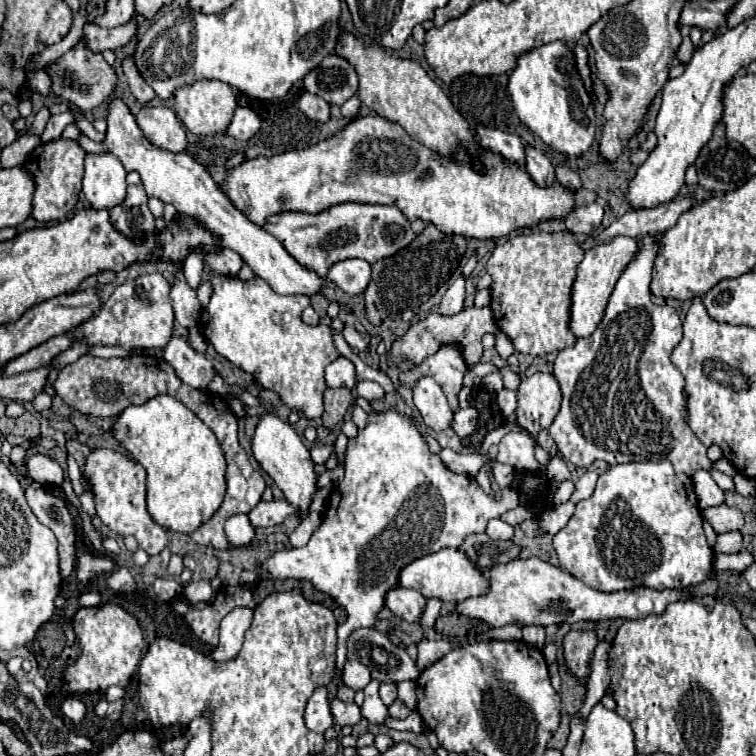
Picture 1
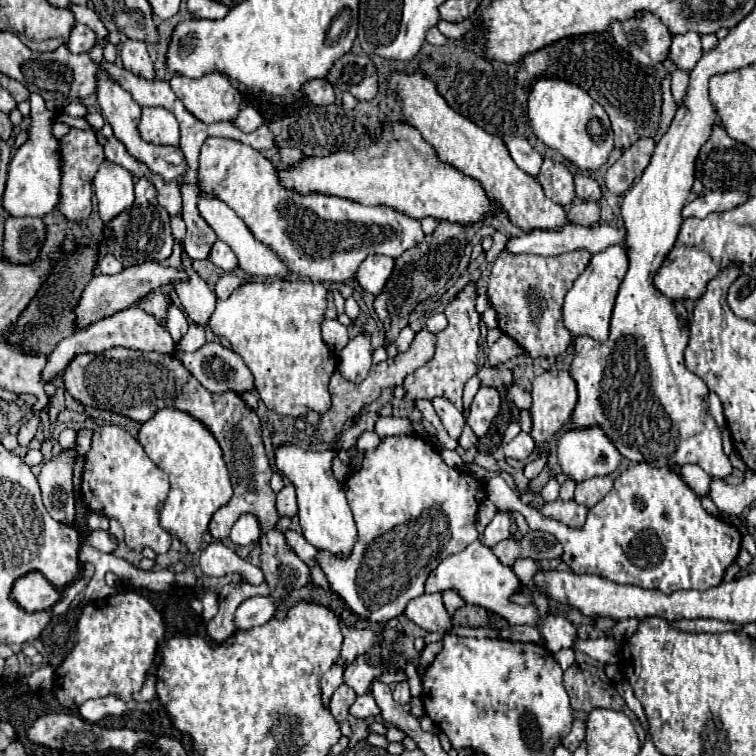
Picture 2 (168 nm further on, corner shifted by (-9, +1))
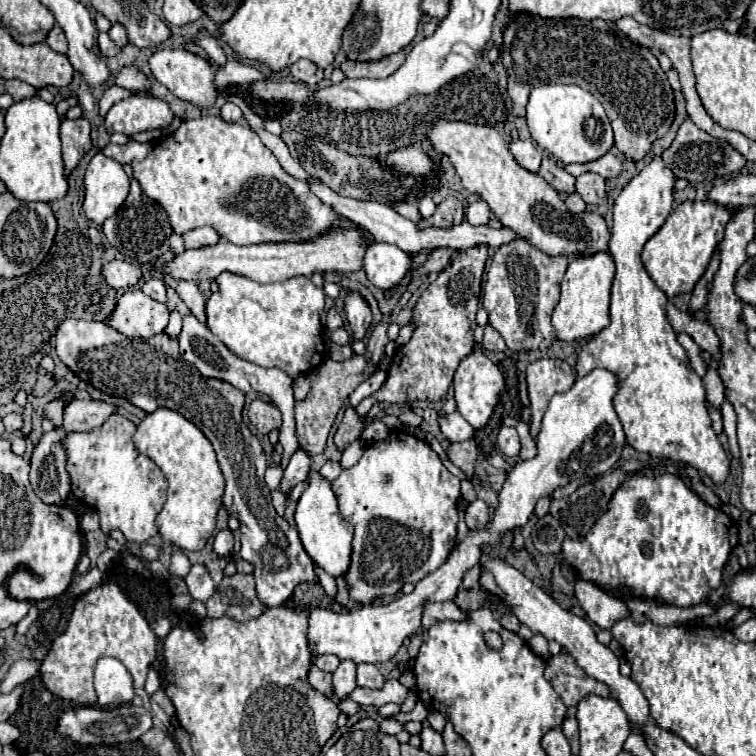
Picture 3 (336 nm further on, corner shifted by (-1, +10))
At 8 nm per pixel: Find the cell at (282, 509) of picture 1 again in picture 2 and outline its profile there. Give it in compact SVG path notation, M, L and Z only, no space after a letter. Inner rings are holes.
M288 484L288 486L284 486L280 490L280 494L276 498L276 510L278 510L280 518L296 516L298 508L296 508L296 494L294 494L294 486L292 484Z

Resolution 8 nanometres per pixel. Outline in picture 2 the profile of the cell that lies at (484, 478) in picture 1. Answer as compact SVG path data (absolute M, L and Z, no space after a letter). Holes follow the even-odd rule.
M640 462L636 466L622 470L614 478L614 488L598 504L588 508L586 522L580 528L566 526L552 518L544 518L536 508L522 504L500 474L486 482L486 496L498 510L520 512L532 530L544 530L554 534L564 550L562 562L566 562L574 574L594 574L616 584L654 588L664 594L672 594L676 590L686 588L708 590L712 586L718 586L722 582L726 568L736 560L742 544L742 534L738 532L738 528L730 522L722 522L722 518L710 516L702 508L698 494L682 480L682 476L676 470L668 466L656 468L650 466L648 462Z

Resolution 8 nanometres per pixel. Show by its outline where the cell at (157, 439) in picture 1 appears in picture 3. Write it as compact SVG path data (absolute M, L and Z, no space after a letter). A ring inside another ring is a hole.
M156 409L138 425L134 445L140 453L148 455L168 479L168 499L156 517L162 541L168 541L184 551L204 549L216 529L216 513L222 507L224 493L224 477L212 443L194 423L176 411Z

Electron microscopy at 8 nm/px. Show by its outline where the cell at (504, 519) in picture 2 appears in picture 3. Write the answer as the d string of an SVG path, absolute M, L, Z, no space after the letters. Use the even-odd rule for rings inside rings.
M480 499L472 501L472 503L466 507L466 511L464 511L464 519L466 519L466 525L468 525L470 529L478 529L478 527L486 525L486 521L490 519L490 515L488 515L488 505L486 505L484 501L480 501Z

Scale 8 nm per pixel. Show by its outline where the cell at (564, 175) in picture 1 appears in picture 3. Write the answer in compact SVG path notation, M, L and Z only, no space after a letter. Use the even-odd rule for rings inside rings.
M582 173L576 179L576 191L586 201L586 205L600 205L606 195L606 179L598 173Z

